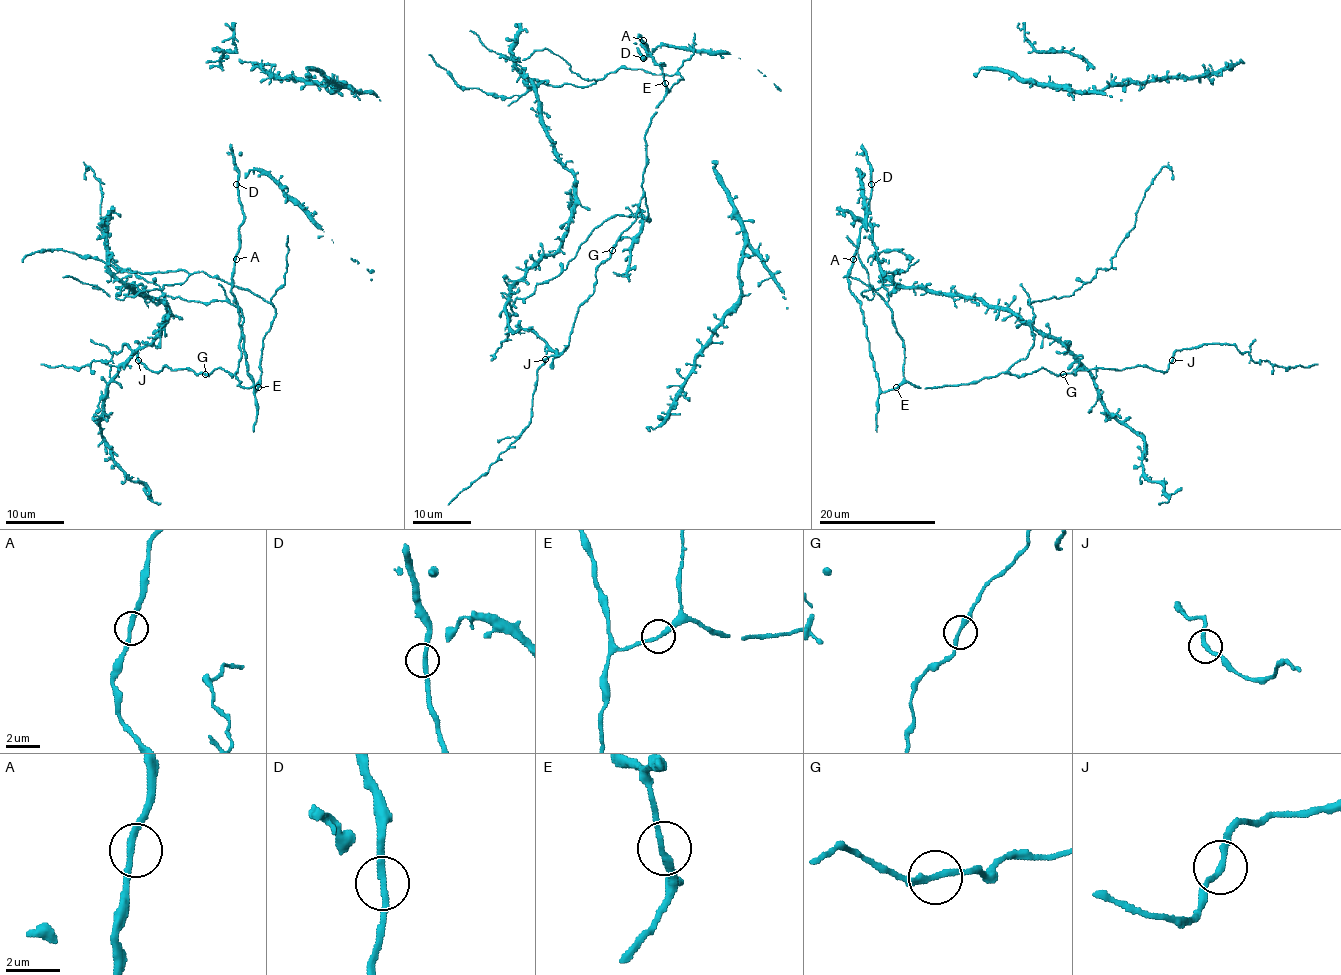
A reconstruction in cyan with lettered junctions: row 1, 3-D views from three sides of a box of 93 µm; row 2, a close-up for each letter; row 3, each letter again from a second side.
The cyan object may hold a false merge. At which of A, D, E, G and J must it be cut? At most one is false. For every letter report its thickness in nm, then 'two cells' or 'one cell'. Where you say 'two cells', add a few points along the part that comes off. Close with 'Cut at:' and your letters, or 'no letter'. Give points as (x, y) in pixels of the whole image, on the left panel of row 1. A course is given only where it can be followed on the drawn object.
A: 240 nm | one cell
D: 240 nm | one cell
E: 240 nm | one cell
G: 240 nm | one cell
J: 240 nm | one cell
Cut at: no letter

